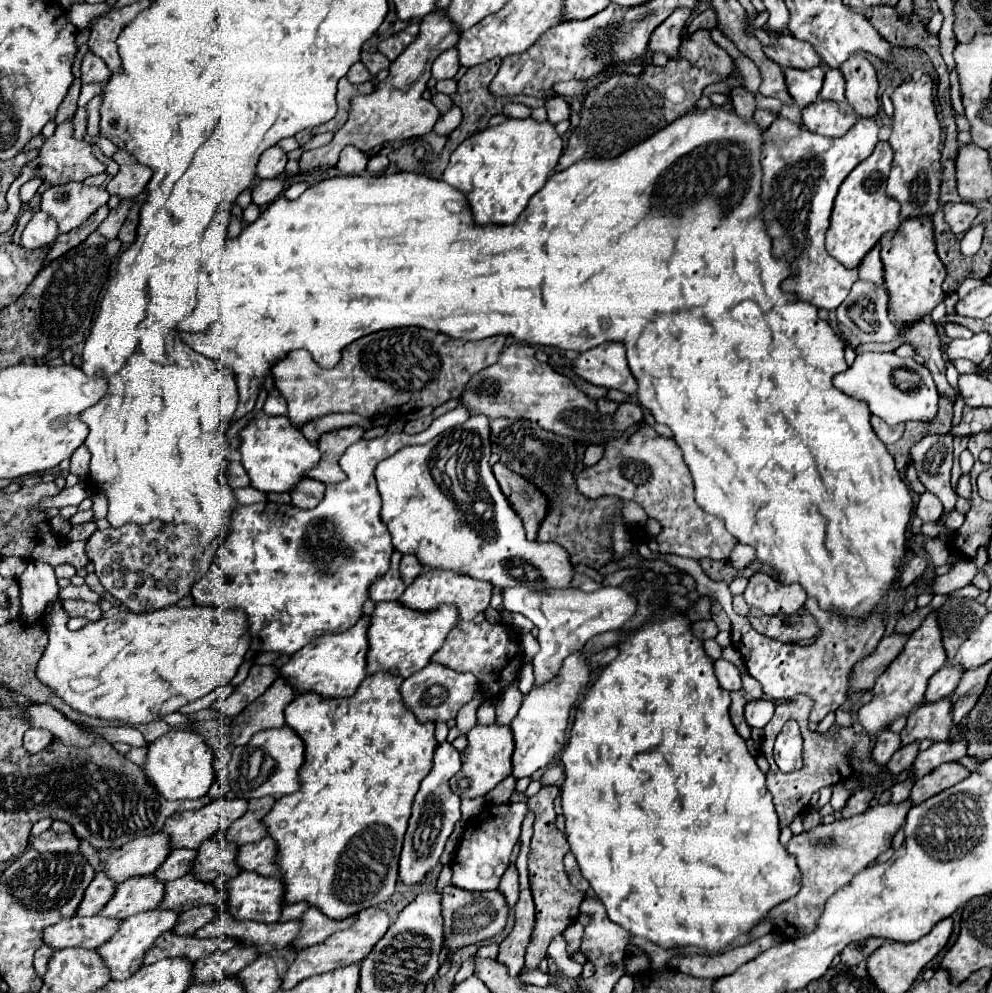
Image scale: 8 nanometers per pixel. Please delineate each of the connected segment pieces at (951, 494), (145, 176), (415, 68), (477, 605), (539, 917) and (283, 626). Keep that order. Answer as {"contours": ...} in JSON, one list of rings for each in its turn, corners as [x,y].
{"contours":[[[[925,436],[911,448],[909,458],[915,464],[923,486],[941,500],[945,512],[951,512],[957,502],[957,494],[949,484],[953,464],[953,436]]],[[[117,150],[113,160],[119,164],[119,172],[107,184],[109,194],[117,194],[121,198],[139,196],[145,190],[147,180],[153,176],[153,170],[147,166],[141,166],[131,154],[123,150]]],[[[433,12],[427,14],[421,20],[419,26],[419,36],[413,44],[409,44],[401,56],[391,64],[389,76],[381,82],[375,84],[375,90],[367,96],[355,96],[351,100],[351,110],[347,122],[335,132],[333,140],[327,146],[315,148],[315,150],[305,150],[301,160],[299,160],[299,174],[313,174],[317,168],[329,164],[335,166],[339,152],[345,146],[355,146],[361,152],[367,152],[375,146],[381,146],[383,142],[403,142],[409,138],[423,136],[431,132],[433,124],[439,118],[439,110],[423,100],[423,92],[427,88],[427,80],[431,78],[431,64],[433,60],[445,52],[447,48],[455,46],[459,40],[459,34],[453,32],[453,24],[445,18],[445,12]]],[[[425,570],[423,574],[415,578],[411,586],[407,586],[403,596],[399,598],[403,606],[417,610],[417,612],[431,612],[443,604],[453,604],[459,610],[459,620],[473,620],[479,612],[483,612],[489,606],[489,600],[491,600],[489,582],[481,582],[471,576],[469,578],[459,576],[459,574],[453,574],[451,570]]],[[[543,786],[535,796],[527,800],[529,810],[535,814],[535,832],[531,838],[531,852],[529,852],[529,884],[531,894],[535,900],[535,930],[531,934],[531,942],[525,948],[525,966],[537,968],[539,960],[545,958],[547,946],[555,934],[561,934],[569,924],[573,924],[579,916],[579,904],[583,902],[585,894],[577,890],[563,868],[563,856],[569,852],[569,842],[563,832],[557,830],[555,818],[557,814],[553,810],[553,800],[557,797],[559,786]]],[[[459,406],[459,408],[451,410],[451,412],[435,418],[435,420],[431,422],[431,426],[429,426],[427,430],[419,432],[419,434],[413,434],[413,436],[403,434],[403,432],[401,432],[401,434],[383,434],[383,436],[373,438],[373,440],[359,440],[359,442],[351,444],[351,446],[345,450],[345,454],[339,458],[339,466],[341,466],[341,470],[347,474],[347,478],[345,478],[343,482],[329,484],[327,490],[325,490],[323,502],[319,502],[319,504],[317,504],[315,508],[311,508],[311,510],[299,510],[299,508],[295,508],[295,506],[291,506],[291,504],[275,504],[275,502],[257,502],[257,504],[249,504],[249,506],[239,506],[239,504],[237,504],[235,510],[233,510],[233,514],[231,514],[231,522],[229,522],[231,532],[229,532],[227,540],[225,540],[226,535],[219,536],[214,539],[203,552],[203,555],[206,550],[209,551],[209,554],[212,554],[212,550],[216,549],[213,546],[217,545],[217,552],[214,551],[213,554],[215,554],[215,556],[213,555],[213,562],[211,561],[210,564],[211,568],[209,568],[207,574],[205,574],[201,580],[197,580],[195,586],[193,586],[191,596],[193,596],[195,604],[203,604],[203,606],[209,606],[209,604],[211,604],[211,606],[219,606],[219,608],[243,608],[243,610],[247,612],[247,616],[249,616],[249,630],[251,630],[251,636],[253,636],[253,640],[251,640],[251,652],[253,652],[253,654],[281,652],[281,654],[291,656],[291,654],[299,652],[305,644],[309,644],[311,640],[319,638],[319,636],[323,636],[323,634],[339,634],[339,632],[349,630],[349,628],[361,618],[361,608],[363,608],[363,604],[369,600],[369,586],[371,586],[375,580],[379,580],[379,576],[383,576],[383,574],[389,570],[389,560],[391,560],[391,554],[393,554],[391,536],[389,536],[389,532],[387,532],[387,526],[385,526],[385,524],[381,522],[381,518],[379,518],[381,496],[379,496],[379,492],[377,492],[377,484],[375,484],[375,476],[373,476],[375,466],[377,466],[381,460],[393,456],[393,454],[395,454],[397,450],[401,450],[403,446],[427,444],[427,442],[433,440],[437,434],[445,432],[447,428],[453,428],[453,426],[463,424],[469,416],[471,416],[471,414],[467,412],[467,408]]]]}

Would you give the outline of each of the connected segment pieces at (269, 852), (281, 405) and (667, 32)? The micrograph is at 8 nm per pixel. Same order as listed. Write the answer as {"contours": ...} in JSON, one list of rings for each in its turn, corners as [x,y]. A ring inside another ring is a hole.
{"contours":[[[[269,836],[255,844],[245,844],[239,846],[237,850],[237,866],[243,872],[257,872],[259,876],[267,878],[279,878],[279,866],[275,864],[275,844]]],[[[277,388],[269,390],[263,410],[265,410],[267,414],[271,414],[271,416],[273,416],[273,414],[275,414],[275,416],[281,416],[281,414],[285,414],[285,412],[287,412],[287,404],[285,404],[285,400],[283,400],[283,396],[279,394],[279,390],[277,390]]],[[[677,8],[665,22],[661,22],[655,28],[649,40],[649,48],[653,52],[665,52],[671,58],[675,58],[681,46],[681,30],[685,28],[685,22],[689,16],[691,16],[689,8]]]]}

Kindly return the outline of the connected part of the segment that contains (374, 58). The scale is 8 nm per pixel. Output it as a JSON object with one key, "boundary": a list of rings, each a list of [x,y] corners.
{"boundary":[[[361,52],[361,62],[365,64],[365,68],[375,76],[379,70],[383,70],[383,68],[389,68],[389,60],[387,58],[383,58],[383,56],[379,56],[379,52],[375,52],[375,54],[369,54],[369,52]]]}

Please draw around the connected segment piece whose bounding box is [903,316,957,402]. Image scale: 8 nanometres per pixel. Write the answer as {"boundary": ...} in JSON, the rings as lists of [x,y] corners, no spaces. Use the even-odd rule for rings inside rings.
{"boundary":[[[925,316],[923,320],[919,320],[919,324],[913,324],[907,332],[903,332],[903,336],[917,350],[917,354],[921,354],[925,358],[925,366],[931,372],[935,384],[937,384],[939,396],[955,402],[957,392],[945,378],[945,360],[943,360],[943,354],[941,354],[937,326],[933,324],[931,316]]]}

